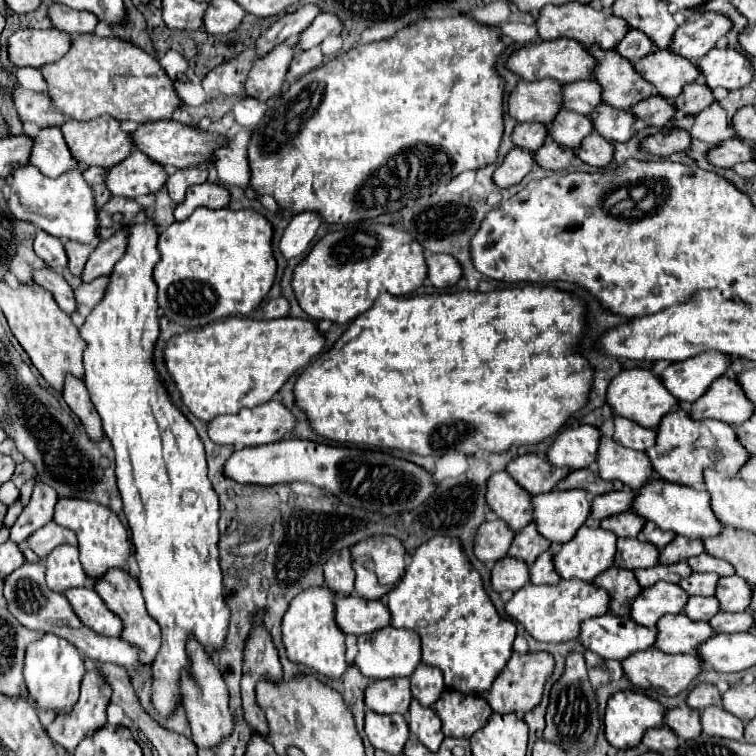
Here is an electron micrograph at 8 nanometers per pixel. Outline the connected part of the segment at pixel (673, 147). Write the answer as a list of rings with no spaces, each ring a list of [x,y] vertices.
[[[669,128],[647,136],[645,140],[641,140],[641,146],[651,154],[671,156],[675,152],[685,152],[691,146],[691,134],[683,128]]]

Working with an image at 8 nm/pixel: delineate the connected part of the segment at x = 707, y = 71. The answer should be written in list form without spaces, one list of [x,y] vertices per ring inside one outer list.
[[[713,48],[711,52],[707,52],[705,58],[699,60],[699,68],[705,76],[705,84],[709,88],[727,88],[727,90],[739,90],[743,86],[747,86],[751,80],[753,80],[753,64],[751,60],[739,52],[739,50],[733,50],[733,48]]]

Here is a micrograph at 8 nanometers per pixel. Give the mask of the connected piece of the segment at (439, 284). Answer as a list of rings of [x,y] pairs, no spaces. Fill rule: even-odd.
[[[431,254],[427,256],[429,280],[435,288],[451,288],[461,280],[461,264],[449,254]]]

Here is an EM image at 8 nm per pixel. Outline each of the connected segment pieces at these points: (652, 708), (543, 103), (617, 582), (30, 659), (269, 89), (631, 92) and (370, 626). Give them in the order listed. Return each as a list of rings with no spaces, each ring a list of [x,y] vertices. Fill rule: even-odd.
[[[617,692],[609,698],[605,710],[605,738],[619,750],[641,742],[647,728],[663,726],[665,706],[659,700],[639,692]]]
[[[549,78],[535,82],[521,80],[509,96],[509,114],[519,122],[541,122],[545,126],[551,126],[559,110],[563,110],[563,84],[557,80],[549,80]]]
[[[621,566],[605,570],[601,576],[597,576],[595,584],[611,594],[611,612],[617,616],[629,616],[633,600],[643,592],[635,574]]]
[[[53,632],[45,634],[41,640],[33,642],[27,648],[25,656],[25,682],[29,688],[29,698],[33,704],[37,704],[43,710],[53,710],[53,712],[69,712],[69,708],[77,702],[79,698],[79,686],[85,674],[85,664],[77,648],[69,644],[67,640],[61,640]]]
[[[285,42],[275,46],[265,56],[257,58],[245,84],[247,94],[259,100],[277,96],[285,84],[285,76],[295,52],[299,52],[297,42]]]
[[[593,44],[587,50],[591,52],[591,56],[597,56],[597,60],[601,60],[601,64],[597,66],[595,80],[603,86],[605,104],[613,108],[633,108],[637,102],[647,100],[655,94],[653,84],[643,80],[643,76],[637,74],[631,60],[619,56],[619,52],[603,50],[597,44]],[[625,104],[633,104],[633,106],[625,106]]]
[[[355,594],[337,596],[335,620],[345,634],[369,634],[391,624],[387,606],[381,600],[367,600]]]

